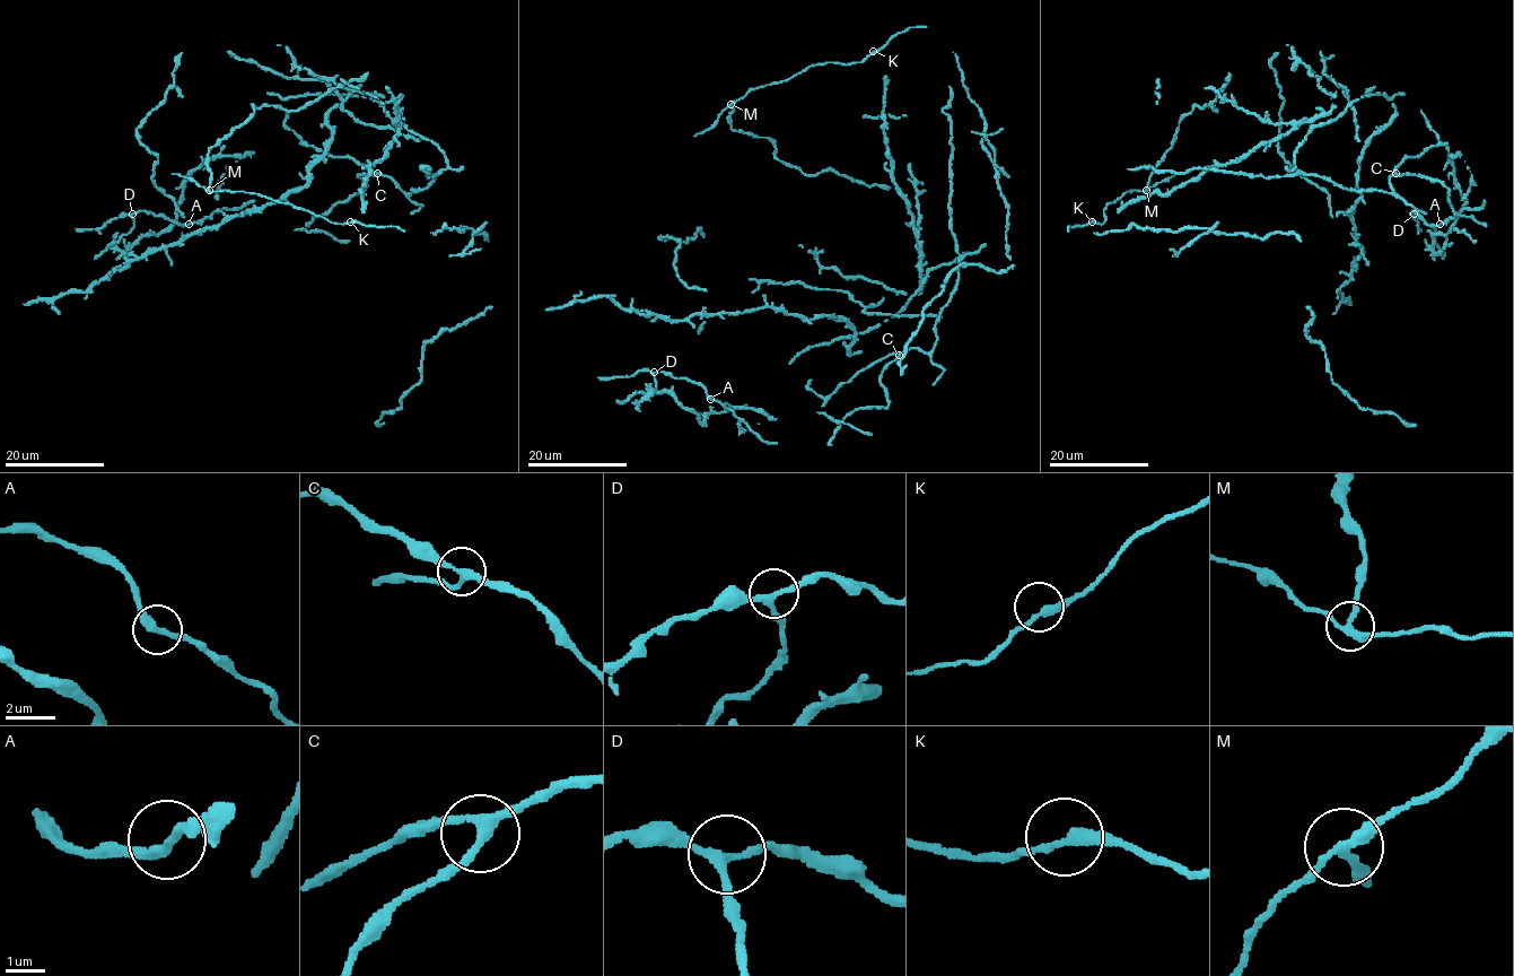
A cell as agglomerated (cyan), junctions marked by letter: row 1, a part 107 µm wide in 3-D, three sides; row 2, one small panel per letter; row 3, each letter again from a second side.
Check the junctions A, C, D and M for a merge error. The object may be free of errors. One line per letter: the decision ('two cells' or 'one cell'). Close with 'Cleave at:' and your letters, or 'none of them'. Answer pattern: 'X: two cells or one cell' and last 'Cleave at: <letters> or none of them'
A: one cell
C: one cell
D: one cell
M: two cells
Cleave at: M

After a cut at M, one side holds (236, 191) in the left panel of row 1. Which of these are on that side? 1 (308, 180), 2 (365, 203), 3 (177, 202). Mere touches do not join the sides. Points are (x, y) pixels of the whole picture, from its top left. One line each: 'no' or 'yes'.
1: no
2: no
3: no

